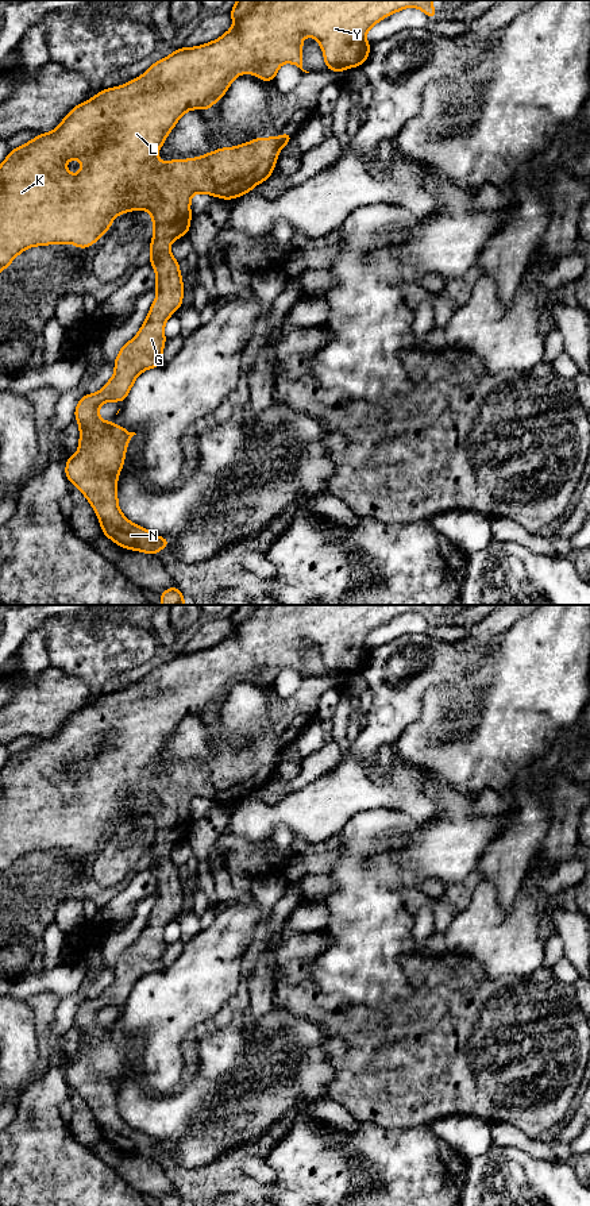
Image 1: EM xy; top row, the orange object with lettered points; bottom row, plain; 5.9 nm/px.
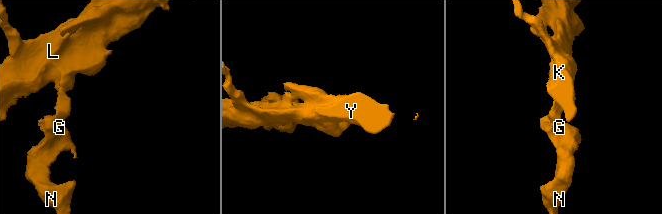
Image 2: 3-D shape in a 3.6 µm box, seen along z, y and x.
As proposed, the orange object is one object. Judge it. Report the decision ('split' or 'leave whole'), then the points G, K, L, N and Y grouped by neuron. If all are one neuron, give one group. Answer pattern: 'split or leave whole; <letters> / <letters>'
leave whole; G K L N Y

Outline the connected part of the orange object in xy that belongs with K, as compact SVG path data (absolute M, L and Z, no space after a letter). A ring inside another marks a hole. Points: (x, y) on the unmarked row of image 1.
M238 605L236 609L231 613L231 623L234 625L234 632L228 635L225 639L223 639L219 644L213 647L208 647L205 650L197 651L197 652L180 652L176 656L173 656L169 662L157 666L153 668L144 679L140 682L116 691L111 694L101 694L93 704L86 705L82 709L76 710L66 723L58 729L58 732L47 739L38 739L38 741L34 745L30 745L24 748L23 751L16 752L15 755L9 756L4 767L0 770L0 878L12 868L14 863L19 859L22 859L27 852L34 851L45 851L45 849L63 849L63 848L73 848L76 852L80 854L89 854L96 845L99 845L107 835L112 832L112 825L115 821L130 817L130 816L138 816L138 814L146 814L151 818L151 824L154 827L154 840L153 845L150 848L150 870L155 874L157 879L157 902L149 916L149 920L142 929L139 937L134 944L127 947L119 956L113 970L115 970L115 979L113 982L103 991L101 995L99 995L95 999L85 999L80 1003L76 1016L74 1016L74 1024L80 1029L80 1048L78 1048L78 1057L74 1061L68 1060L68 1067L65 1072L65 1080L69 1087L74 1089L82 1099L86 1102L86 1105L90 1107L92 1113L95 1114L99 1126L101 1129L103 1140L109 1143L112 1147L115 1147L117 1151L124 1152L127 1155L135 1155L142 1156L144 1159L157 1160L159 1155L169 1152L170 1144L161 1143L154 1140L153 1137L131 1128L128 1124L126 1124L117 1110L117 1090L116 1084L120 1080L120 1075L124 1071L124 1060L127 1059L126 1052L130 1048L130 1044L136 1040L135 1037L130 1037L124 1034L123 1032L119 1032L117 1029L113 1029L112 1025L103 1026L99 1022L99 1013L107 1007L107 1006L120 1006L122 1010L131 995L136 982L151 972L158 972L165 970L166 967L162 964L162 956L166 948L166 941L163 937L163 932L166 925L182 910L184 903L184 887L180 878L180 866L173 863L170 860L170 852L171 847L188 840L189 832L190 832L190 802L194 798L207 798L215 802L220 802L224 805L232 805L235 802L240 802L246 799L247 797L251 797L252 793L263 786L266 786L271 779L273 774L275 771L275 767L278 764L278 756L286 751L292 744L293 739L284 737L281 741L275 743L255 743L254 745L248 748L240 748L236 752L220 752L217 756L211 756L203 762L194 762L192 764L171 764L169 767L161 767L157 763L157 758L159 756L161 751L165 748L167 739L176 732L178 724L188 716L197 713L200 716L209 714L217 705L220 705L227 694L230 693L231 687L235 682L250 678L255 679L261 686L274 686L275 679L279 674L279 671L284 667L290 667L300 673L302 677L309 678L302 674L302 641L309 640L315 643L323 655L324 659L324 668L331 677L343 677L346 674L354 673L354 671L362 671L365 666L369 662L370 651L365 644L365 640L369 633L374 632L381 624L387 623L397 616L401 616L404 613L414 612L420 613L425 617L425 620L429 623L429 625L436 625L436 614L432 612L433 605ZM80 763L82 767L82 772L77 781L72 781L66 774L65 768L69 764Z

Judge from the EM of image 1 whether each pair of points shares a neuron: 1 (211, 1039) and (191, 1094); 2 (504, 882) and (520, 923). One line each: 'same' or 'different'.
1: same
2: different

